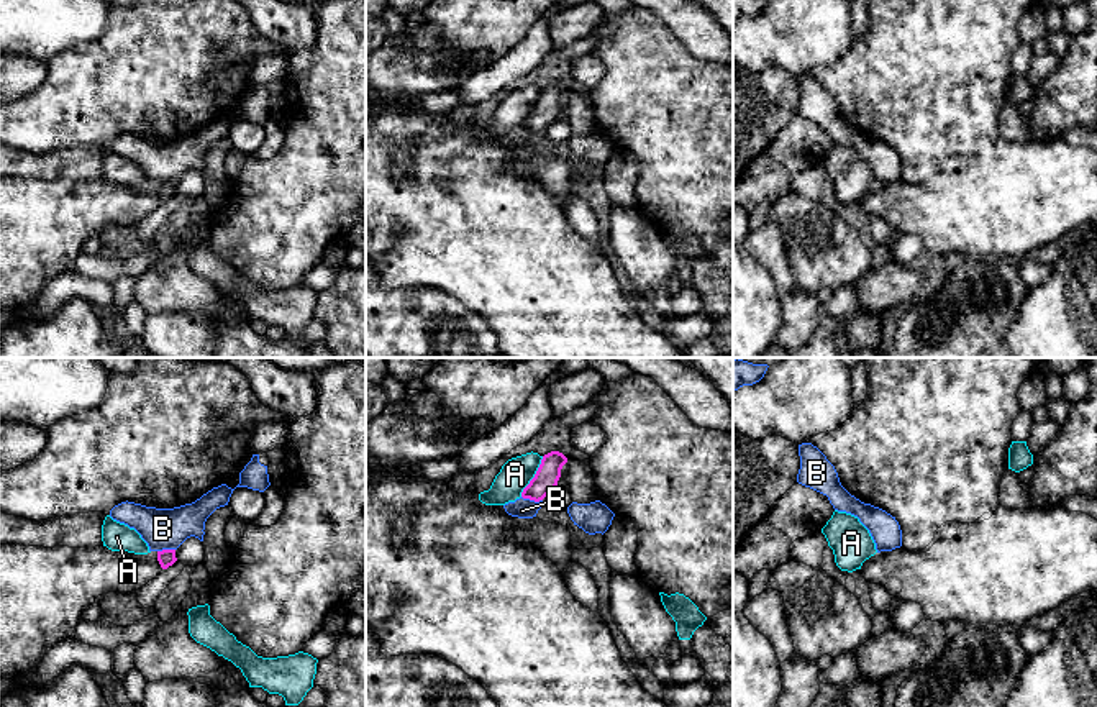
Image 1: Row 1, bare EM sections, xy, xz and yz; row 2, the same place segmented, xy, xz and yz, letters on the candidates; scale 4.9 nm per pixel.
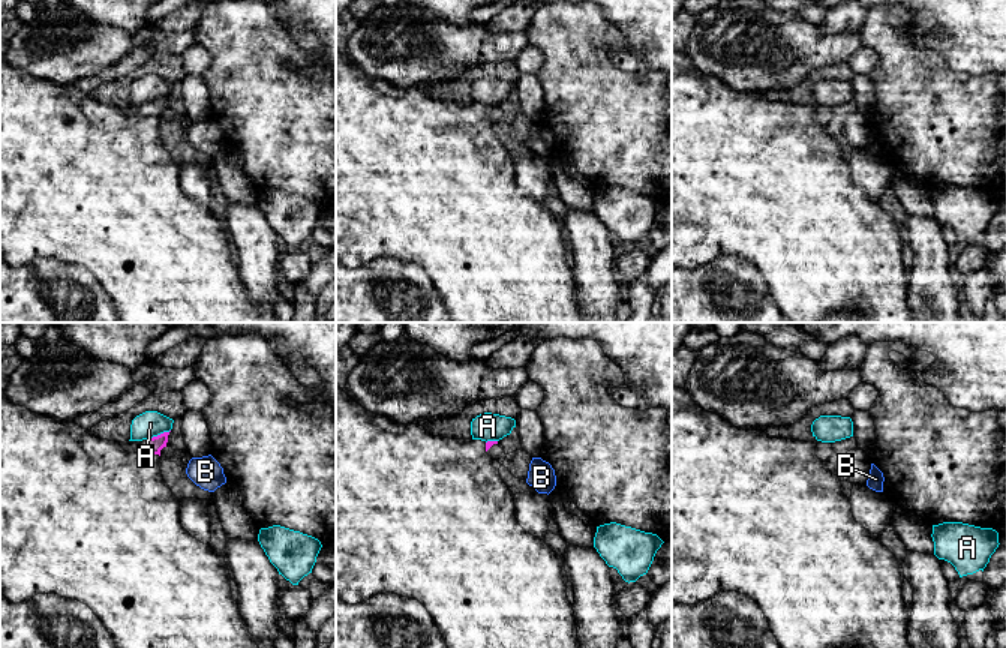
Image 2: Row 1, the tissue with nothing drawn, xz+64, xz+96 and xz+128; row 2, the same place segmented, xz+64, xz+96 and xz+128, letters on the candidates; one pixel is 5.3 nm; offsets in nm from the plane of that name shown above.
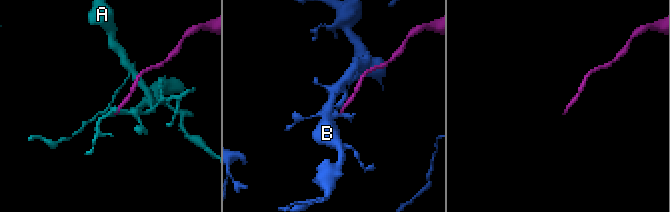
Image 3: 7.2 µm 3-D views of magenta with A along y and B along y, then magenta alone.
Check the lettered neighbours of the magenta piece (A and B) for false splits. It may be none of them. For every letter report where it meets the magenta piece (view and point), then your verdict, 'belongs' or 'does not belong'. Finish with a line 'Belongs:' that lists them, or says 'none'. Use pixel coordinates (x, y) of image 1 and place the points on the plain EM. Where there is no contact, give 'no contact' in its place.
A: xz (535, 109) | does not belong
B: xz (532, 132) | does not belong
Belongs: none

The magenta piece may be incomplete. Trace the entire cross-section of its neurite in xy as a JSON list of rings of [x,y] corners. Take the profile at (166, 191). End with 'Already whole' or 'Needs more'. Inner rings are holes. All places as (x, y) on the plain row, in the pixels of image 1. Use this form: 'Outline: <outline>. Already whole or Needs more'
Outline: [[[0,177],[0,308],[13,313],[36,300],[46,282],[72,271],[84,243],[108,225],[138,223],[177,194],[175,182],[134,187],[107,179]]]. Needs more

